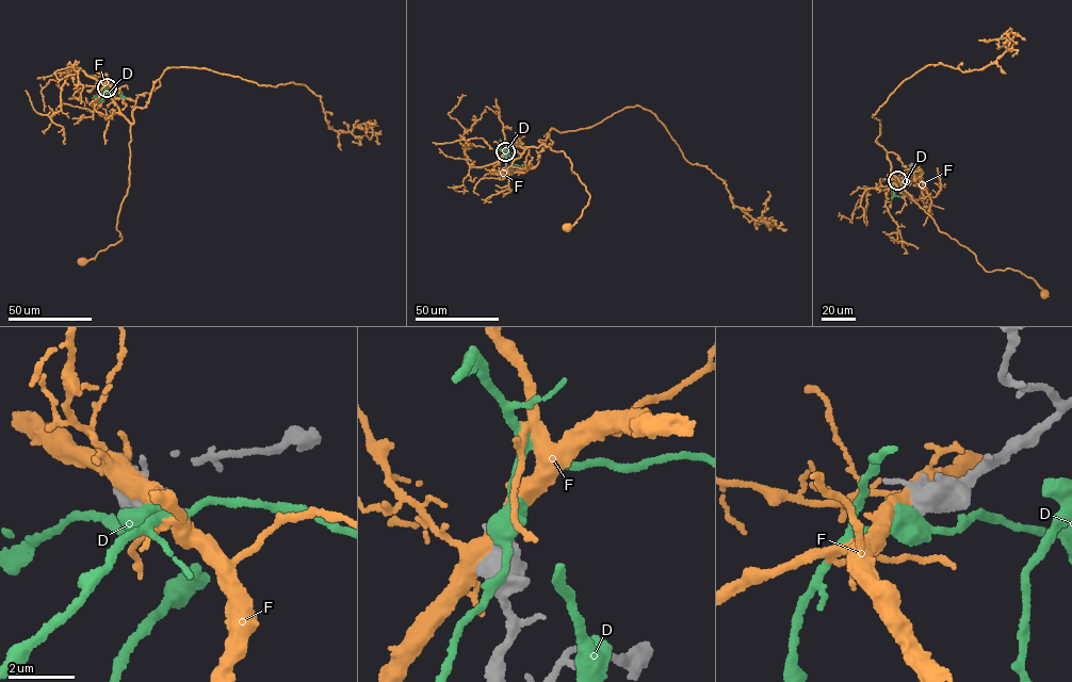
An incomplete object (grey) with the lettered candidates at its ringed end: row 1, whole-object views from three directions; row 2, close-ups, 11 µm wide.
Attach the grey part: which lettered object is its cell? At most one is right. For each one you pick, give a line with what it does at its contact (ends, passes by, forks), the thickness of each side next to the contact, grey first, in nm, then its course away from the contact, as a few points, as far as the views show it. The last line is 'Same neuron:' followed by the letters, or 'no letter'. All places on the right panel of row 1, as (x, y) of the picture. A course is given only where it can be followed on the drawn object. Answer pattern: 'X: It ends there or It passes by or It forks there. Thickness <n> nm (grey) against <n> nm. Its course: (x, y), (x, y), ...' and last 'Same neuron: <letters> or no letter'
Same neuron: no letter

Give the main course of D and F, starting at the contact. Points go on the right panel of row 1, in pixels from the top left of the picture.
D: (898, 181), (892, 189), (894, 195), (899, 196), (909, 175), (920, 172)
F: (898, 180), (896, 187), (911, 196), (939, 230), (973, 252), (986, 271), (1019, 271), (1035, 280), (1044, 294)

